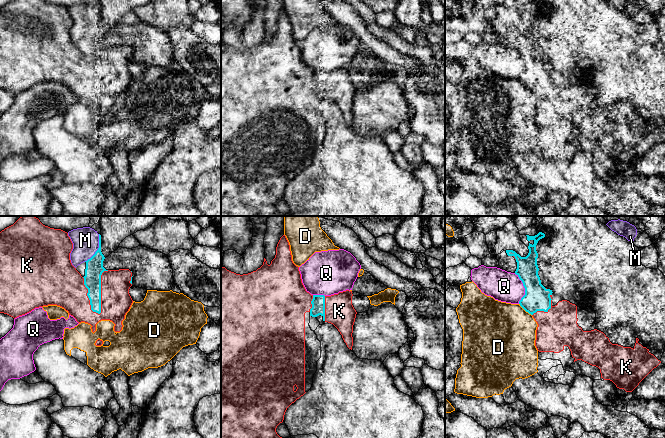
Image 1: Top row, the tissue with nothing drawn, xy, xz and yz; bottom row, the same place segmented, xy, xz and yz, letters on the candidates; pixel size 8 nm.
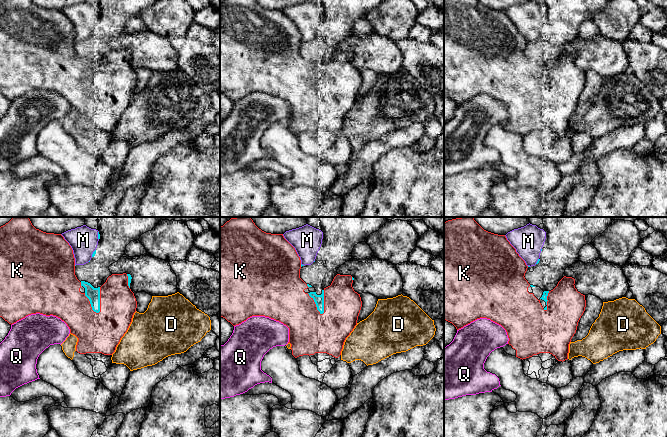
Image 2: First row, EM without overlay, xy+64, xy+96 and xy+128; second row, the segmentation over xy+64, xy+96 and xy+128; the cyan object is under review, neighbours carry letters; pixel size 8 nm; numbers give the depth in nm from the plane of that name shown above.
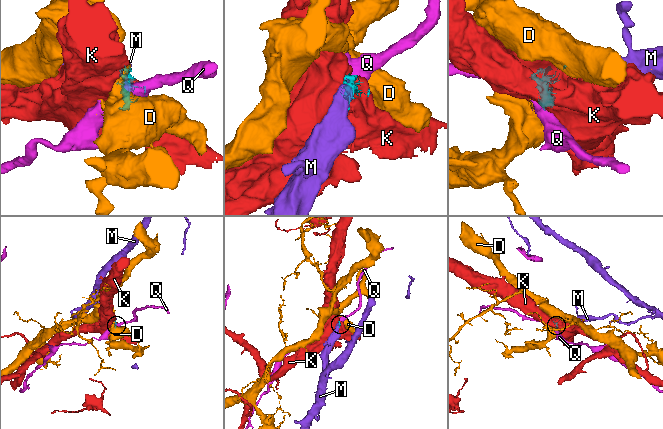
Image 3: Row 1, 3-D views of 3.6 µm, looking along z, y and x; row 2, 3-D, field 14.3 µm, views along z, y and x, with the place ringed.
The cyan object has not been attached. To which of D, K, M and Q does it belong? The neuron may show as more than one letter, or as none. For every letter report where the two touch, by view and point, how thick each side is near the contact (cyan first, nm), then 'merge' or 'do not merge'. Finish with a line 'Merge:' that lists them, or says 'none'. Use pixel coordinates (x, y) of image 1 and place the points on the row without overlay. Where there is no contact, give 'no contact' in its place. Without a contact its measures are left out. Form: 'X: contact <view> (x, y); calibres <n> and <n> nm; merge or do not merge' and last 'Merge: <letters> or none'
D: contact yz (525, 86); calibres 200 and 500 nm; do not merge
K: contact xy (100, 67); calibres 140 and 280 nm; do not merge
M: contact xy (98, 25); calibres 140 and 220 nm; do not merge
Q: contact yz (524, 63); calibres 200 and 240 nm; do not merge
Merge: none

